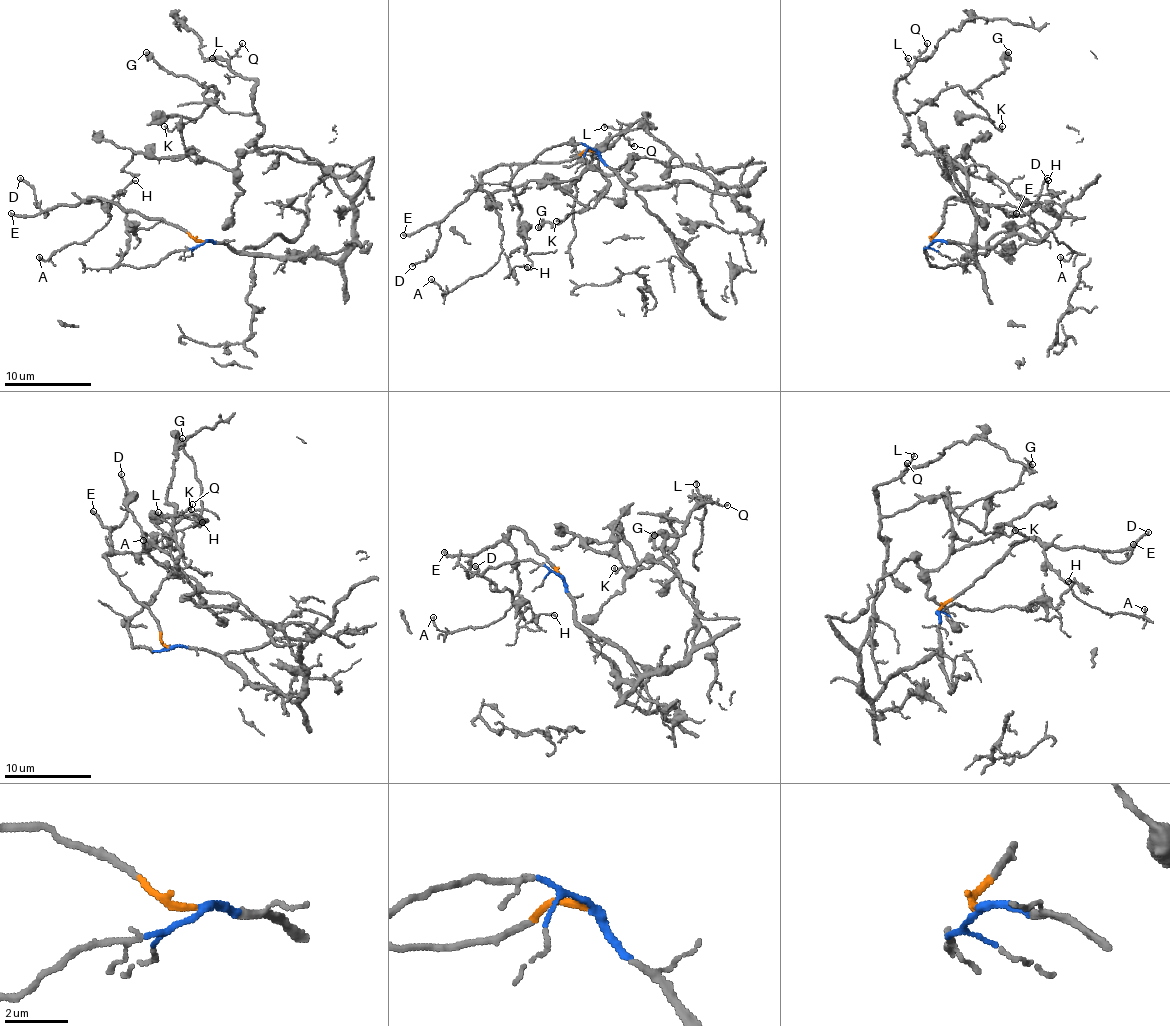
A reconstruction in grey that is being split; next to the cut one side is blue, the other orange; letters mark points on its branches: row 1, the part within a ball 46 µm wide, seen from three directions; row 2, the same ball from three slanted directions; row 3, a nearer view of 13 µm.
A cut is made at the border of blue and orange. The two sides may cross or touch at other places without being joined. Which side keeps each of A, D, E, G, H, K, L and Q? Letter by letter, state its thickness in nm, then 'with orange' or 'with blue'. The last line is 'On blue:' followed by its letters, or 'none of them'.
A: 130 nm | with orange
D: 180 nm | with orange
E: 200 nm | with orange
G: 500 nm | with blue
H: 130 nm | with blue
K: 150 nm | with blue
L: 140 nm | with blue
Q: 130 nm | with blue
On blue: G, H, K, L, Q

